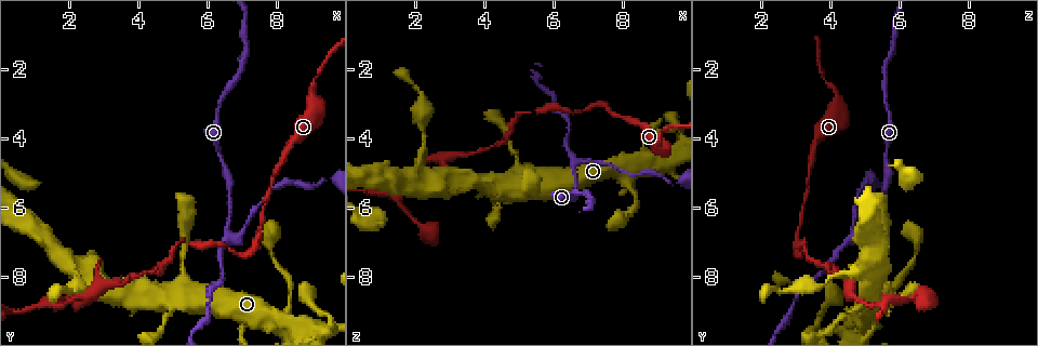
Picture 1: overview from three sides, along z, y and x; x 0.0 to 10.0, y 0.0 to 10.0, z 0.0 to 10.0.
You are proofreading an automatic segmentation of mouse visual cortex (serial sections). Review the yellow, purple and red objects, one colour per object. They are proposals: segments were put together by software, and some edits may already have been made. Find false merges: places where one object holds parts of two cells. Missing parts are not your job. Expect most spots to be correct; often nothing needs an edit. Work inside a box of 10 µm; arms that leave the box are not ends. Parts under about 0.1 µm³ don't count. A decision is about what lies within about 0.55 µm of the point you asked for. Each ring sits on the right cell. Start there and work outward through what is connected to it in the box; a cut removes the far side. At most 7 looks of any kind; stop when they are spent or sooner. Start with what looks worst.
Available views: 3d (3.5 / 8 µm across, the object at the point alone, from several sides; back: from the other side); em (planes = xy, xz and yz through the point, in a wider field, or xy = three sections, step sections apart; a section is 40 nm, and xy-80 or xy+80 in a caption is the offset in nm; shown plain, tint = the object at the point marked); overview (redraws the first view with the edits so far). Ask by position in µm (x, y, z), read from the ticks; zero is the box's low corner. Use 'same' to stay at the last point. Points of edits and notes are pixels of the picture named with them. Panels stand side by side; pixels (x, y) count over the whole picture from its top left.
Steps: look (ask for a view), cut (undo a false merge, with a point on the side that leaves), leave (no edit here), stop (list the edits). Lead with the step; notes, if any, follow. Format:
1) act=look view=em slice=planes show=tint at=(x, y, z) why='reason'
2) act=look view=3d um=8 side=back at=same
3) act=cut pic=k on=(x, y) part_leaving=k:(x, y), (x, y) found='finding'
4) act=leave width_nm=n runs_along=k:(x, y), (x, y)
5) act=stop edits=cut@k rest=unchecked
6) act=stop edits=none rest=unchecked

act=look view=3d um=3.5 side=back at=(6.70, 6.90, 4.65) why='a fork'

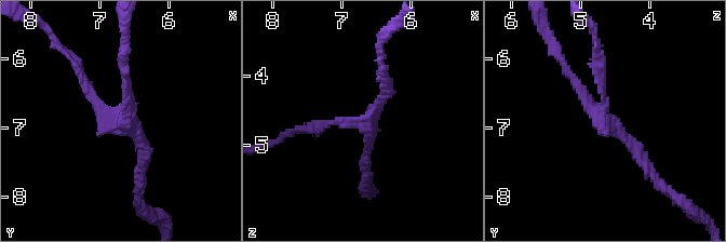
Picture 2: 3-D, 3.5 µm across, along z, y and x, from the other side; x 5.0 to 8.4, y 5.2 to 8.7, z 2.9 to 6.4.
act=look view=em slice=planes show=tint at=(6.70, 6.85, 4.70)

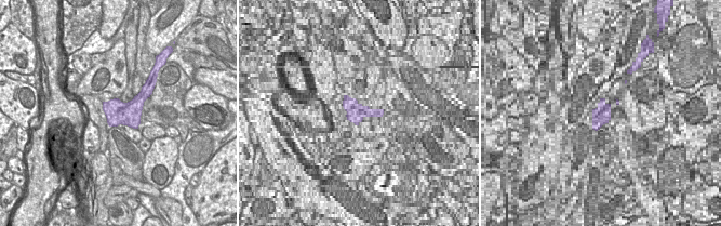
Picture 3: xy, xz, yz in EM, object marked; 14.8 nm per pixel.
act=leave arm_widths_nm=100,150,200 found='continuous, no second cell'

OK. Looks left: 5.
act=look view=3d um=3.5 at=(5.30, 7.00, 3.25)

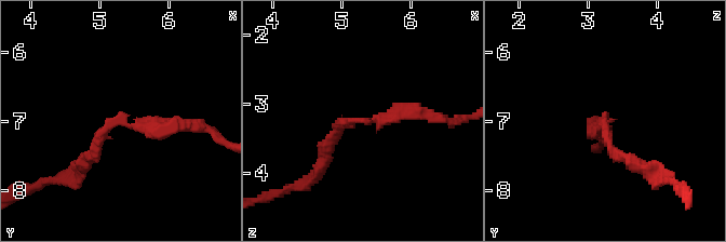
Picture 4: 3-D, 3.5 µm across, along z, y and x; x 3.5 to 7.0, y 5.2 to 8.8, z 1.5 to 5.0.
act=look view=em slice=xy step=1 show=tint at=(5.25, 7.05, 3.25) arm_widths_nm=150,250 why='now the EM'

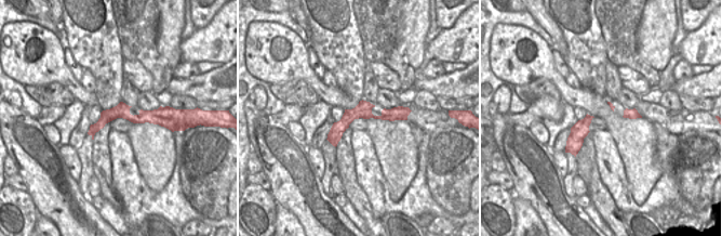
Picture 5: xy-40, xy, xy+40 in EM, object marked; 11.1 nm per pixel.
act=look view=em slice=xy step=3 show=tint at=same why='another direction'

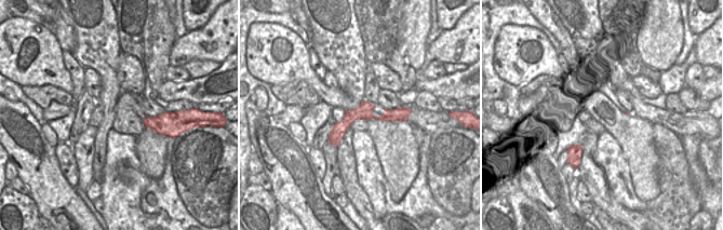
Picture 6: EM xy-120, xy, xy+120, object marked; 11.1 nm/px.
act=leave runs_along=4:(187, 123), (111, 123), (84, 165) found='continuous, no second cell'

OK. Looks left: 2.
act=look view=3d um=3.5 at=(1.55, 8.75, 5.40) why='narrows sharply'

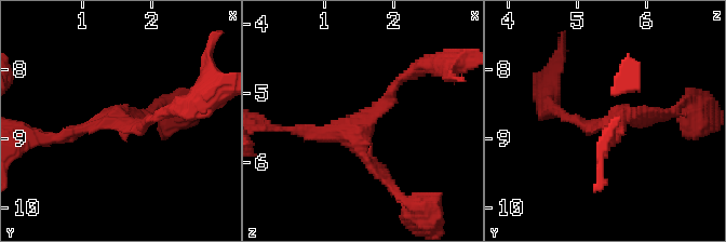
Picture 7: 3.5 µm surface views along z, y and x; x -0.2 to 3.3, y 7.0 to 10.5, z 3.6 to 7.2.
act=look view=em slice=xy step=5 show=tint at=(1.65, 8.75, 5.45)

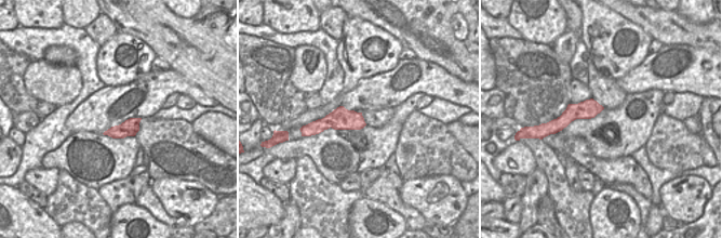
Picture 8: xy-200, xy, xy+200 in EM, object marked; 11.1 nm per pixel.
act=leave runs_along=7:(406, 75), (360, 133), (390, 183) found='one cell here'

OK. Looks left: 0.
act=stop edits=none rest=unchecked

